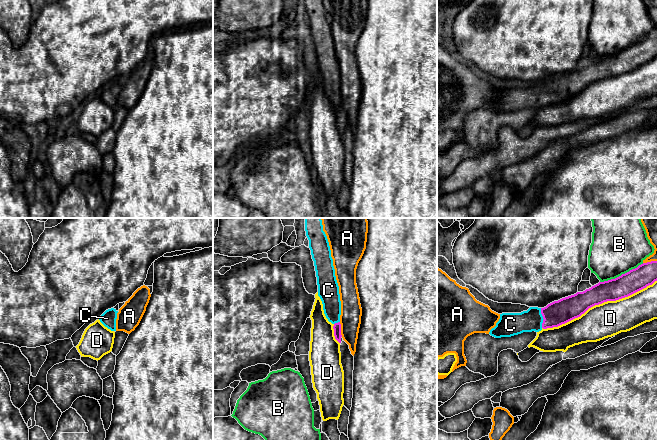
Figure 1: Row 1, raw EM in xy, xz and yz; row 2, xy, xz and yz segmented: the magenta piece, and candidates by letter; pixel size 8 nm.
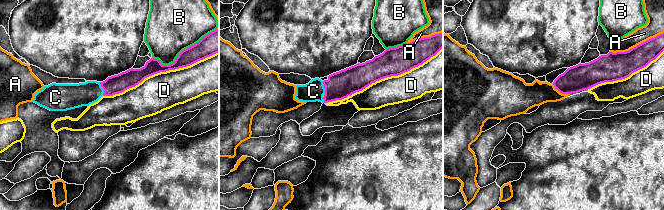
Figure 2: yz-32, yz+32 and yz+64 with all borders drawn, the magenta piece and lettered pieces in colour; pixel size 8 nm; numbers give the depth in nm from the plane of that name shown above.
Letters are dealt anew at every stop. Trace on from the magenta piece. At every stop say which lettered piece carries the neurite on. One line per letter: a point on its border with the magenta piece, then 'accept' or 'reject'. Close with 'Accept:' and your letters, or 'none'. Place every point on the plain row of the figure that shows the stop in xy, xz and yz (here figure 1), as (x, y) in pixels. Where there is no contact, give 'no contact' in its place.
A: meets magenta in xz at (340, 105); reject
B: meets magenta in yz at (622, 50); reject
C: meets magenta in yz at (543, 94); accept
D: meets magenta in yz at (599, 79); reject
Accept: C

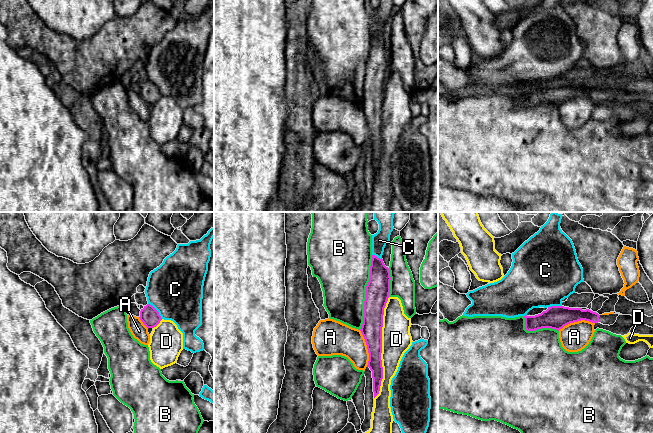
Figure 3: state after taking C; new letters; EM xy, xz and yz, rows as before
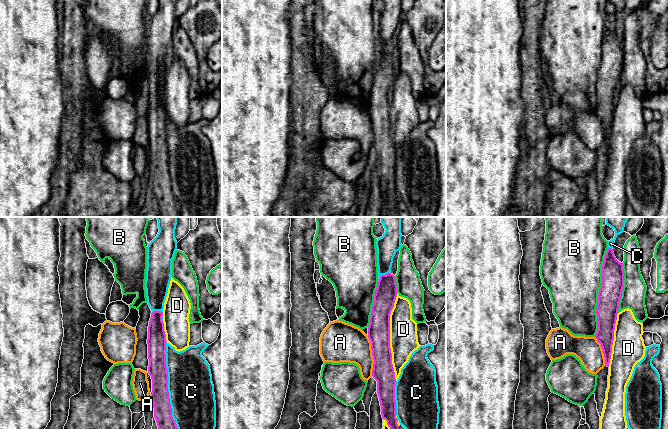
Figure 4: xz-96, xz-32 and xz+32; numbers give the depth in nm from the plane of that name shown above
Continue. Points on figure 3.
A: meets magenta in xz at (367, 124); reject
B: meets magenta in xz at (366, 68); reject
C: meets magenta in xy at (156, 86); reject
D: meets magenta in xz at (381, 124); reject
Accept: none

